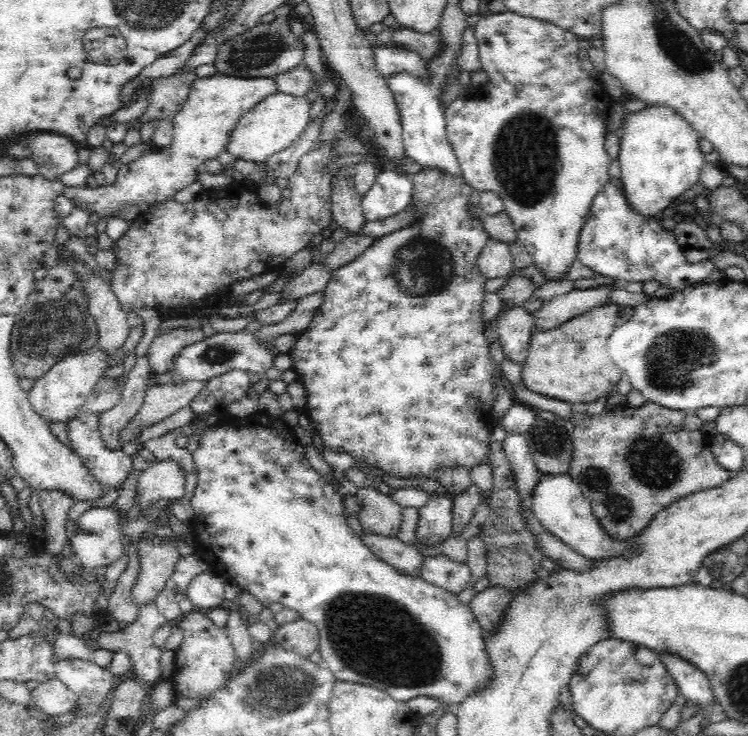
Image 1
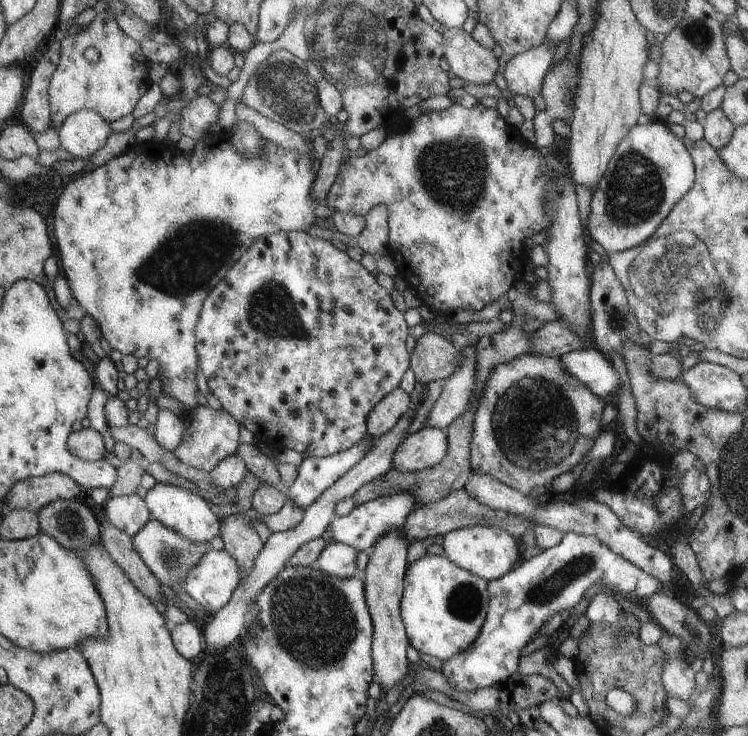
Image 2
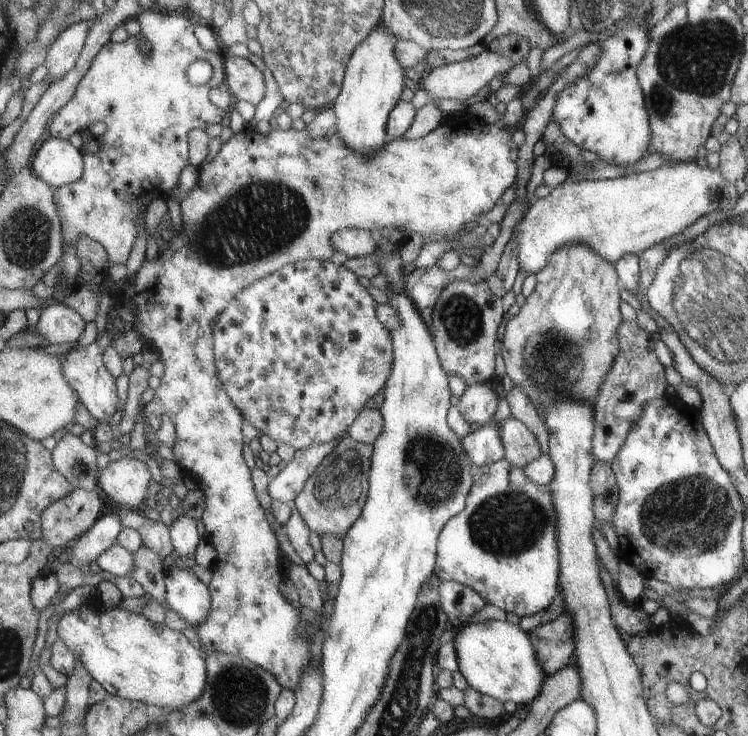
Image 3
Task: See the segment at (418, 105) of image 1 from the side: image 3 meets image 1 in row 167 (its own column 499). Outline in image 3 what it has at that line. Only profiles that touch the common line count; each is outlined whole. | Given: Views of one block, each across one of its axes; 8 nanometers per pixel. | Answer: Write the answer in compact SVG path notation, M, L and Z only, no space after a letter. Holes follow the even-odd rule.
M492 419L482 425L479 430L470 431L464 438L461 438L462 446L475 468L494 464L497 460L505 458L500 426L501 423Z

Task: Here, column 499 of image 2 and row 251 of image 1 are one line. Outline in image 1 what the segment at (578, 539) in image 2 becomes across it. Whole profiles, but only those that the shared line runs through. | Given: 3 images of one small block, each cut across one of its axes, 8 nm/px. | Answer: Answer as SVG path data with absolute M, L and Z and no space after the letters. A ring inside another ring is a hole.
M608 180L592 201L581 228L577 259L596 274L626 282L656 280L662 288L682 290L690 285L719 276L712 258L691 263L686 260L674 233L665 229L660 220L636 215L623 196L619 184Z

